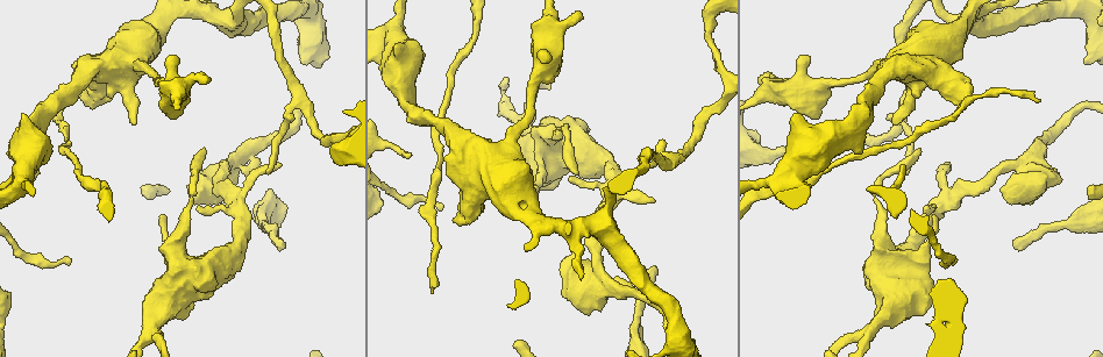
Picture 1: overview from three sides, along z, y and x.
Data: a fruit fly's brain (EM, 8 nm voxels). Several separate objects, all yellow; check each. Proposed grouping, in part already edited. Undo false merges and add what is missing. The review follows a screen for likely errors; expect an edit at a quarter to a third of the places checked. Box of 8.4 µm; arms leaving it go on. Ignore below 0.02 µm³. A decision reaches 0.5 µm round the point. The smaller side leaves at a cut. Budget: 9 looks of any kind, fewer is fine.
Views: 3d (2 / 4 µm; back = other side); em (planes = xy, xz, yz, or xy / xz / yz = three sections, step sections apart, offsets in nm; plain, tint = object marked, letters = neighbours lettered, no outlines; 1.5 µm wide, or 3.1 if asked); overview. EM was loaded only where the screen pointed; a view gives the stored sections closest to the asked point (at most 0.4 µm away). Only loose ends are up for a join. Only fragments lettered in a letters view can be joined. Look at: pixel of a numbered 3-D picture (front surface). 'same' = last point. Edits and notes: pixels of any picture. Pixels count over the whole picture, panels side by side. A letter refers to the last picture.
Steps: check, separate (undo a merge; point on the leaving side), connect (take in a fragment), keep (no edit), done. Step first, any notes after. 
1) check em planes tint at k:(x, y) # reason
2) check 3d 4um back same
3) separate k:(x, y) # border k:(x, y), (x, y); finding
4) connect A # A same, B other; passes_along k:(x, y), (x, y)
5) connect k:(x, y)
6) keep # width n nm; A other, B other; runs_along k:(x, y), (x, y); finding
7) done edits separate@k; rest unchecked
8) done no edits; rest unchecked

check em planes plain at 1:(191, 195) # calibre changes

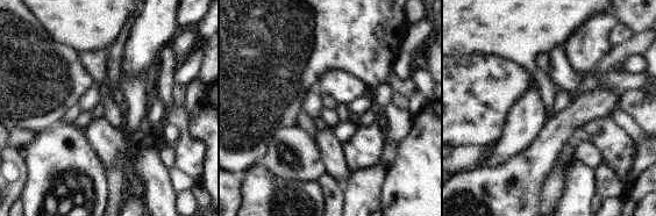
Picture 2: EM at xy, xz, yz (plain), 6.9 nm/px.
check em planes letters same

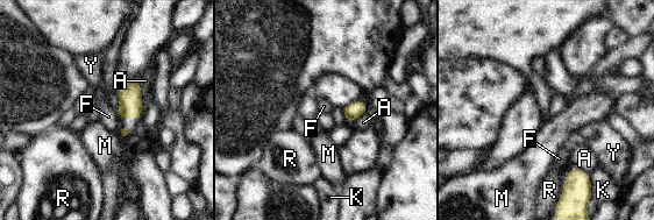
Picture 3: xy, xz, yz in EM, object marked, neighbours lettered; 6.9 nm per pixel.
keep # width 120 nm; A other, F other, K other, M other, R other, Y other; border 3:(575, 164), (590, 177); one neuron here

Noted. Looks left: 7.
check 3d 4um at 1:(153, 330) # side arm on a straight run

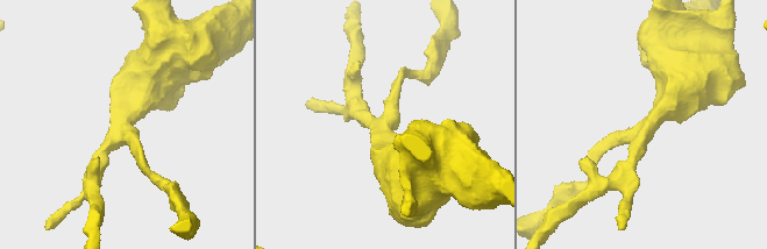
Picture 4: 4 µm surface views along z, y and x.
check em planes tint at 4:(121, 130) # shape alone is not enough

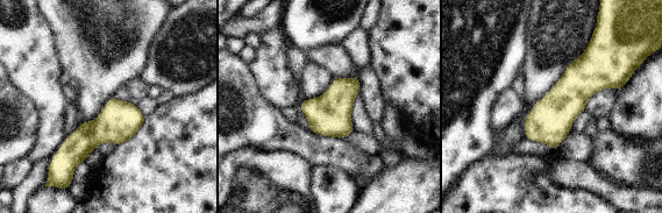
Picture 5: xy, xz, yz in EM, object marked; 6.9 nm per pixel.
check em planes letters same

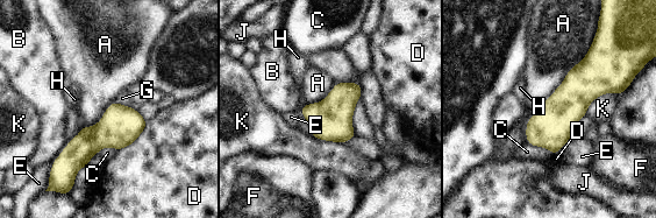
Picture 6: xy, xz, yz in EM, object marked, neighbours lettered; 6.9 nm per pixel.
keep # A other, B other, C other, D other, E other, F other, G other, H other, J other, K other; border 6:(590, 48), (527, 121), (527, 142); all the same neuron

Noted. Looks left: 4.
check em planes letters at 1:(794, 113) # an open end

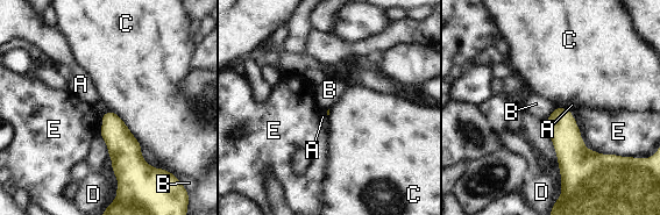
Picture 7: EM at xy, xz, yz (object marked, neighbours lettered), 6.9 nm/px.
keep # A other, B other, C other, D other, E other; border 7:(139, 143), (141, 156), (158, 169); none of them fits

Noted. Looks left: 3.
check em xy step 8 letters at 1:(1038, 99) # tapers out

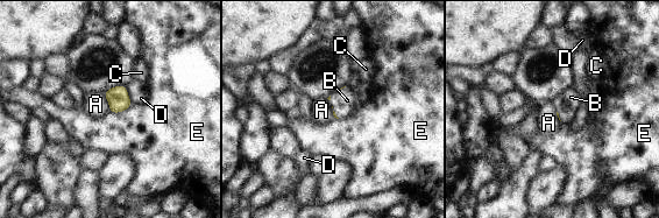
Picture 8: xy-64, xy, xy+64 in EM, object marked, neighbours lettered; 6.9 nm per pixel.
check em planes letters same # another direction

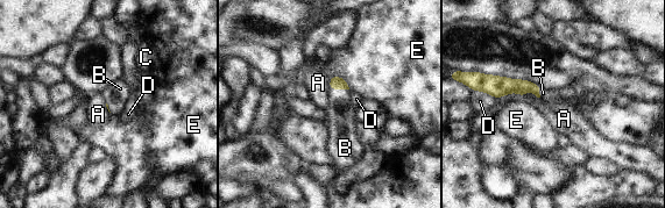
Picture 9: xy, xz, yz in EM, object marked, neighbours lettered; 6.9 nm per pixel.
connect B # A other, B same, C other, D other, E other; passes_along 9:(335, 83), (339, 88), (344, 120); it goes on there

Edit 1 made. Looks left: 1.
done edits connect@9; rest unchecked

